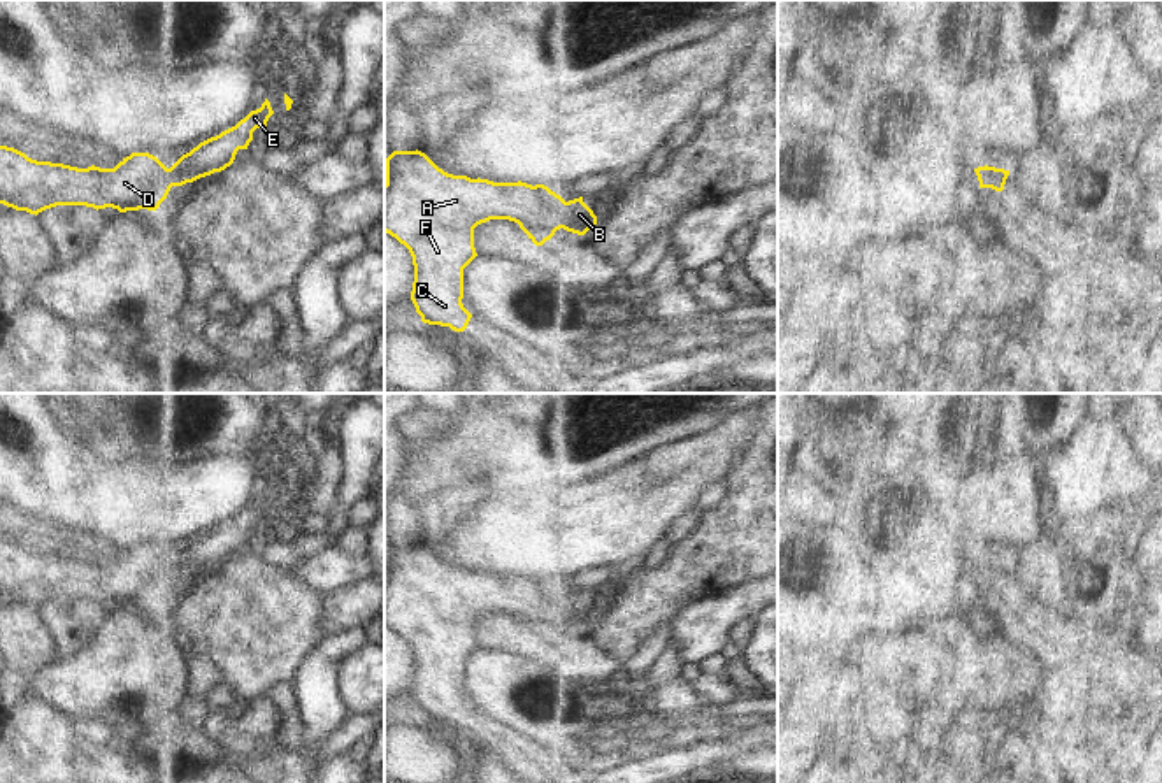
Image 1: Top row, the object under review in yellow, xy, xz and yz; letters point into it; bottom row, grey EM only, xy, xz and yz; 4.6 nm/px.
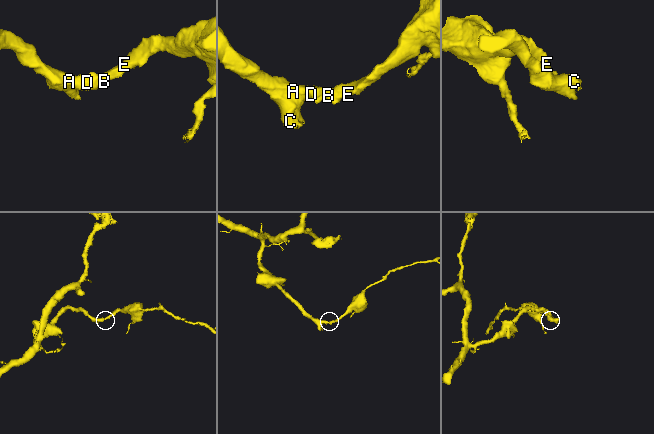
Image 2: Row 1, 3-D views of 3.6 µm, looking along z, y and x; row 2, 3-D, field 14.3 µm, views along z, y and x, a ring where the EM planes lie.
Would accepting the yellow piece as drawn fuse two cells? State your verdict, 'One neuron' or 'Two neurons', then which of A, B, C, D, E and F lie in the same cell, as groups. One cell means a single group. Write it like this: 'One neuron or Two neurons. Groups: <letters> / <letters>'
One neuron. Groups: A B C D E F

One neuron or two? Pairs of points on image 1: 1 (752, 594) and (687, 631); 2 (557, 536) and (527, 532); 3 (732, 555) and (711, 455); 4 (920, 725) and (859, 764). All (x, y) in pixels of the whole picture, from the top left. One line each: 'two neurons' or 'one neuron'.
1: one neuron
2: one neuron
3: two neurons
4: two neurons

